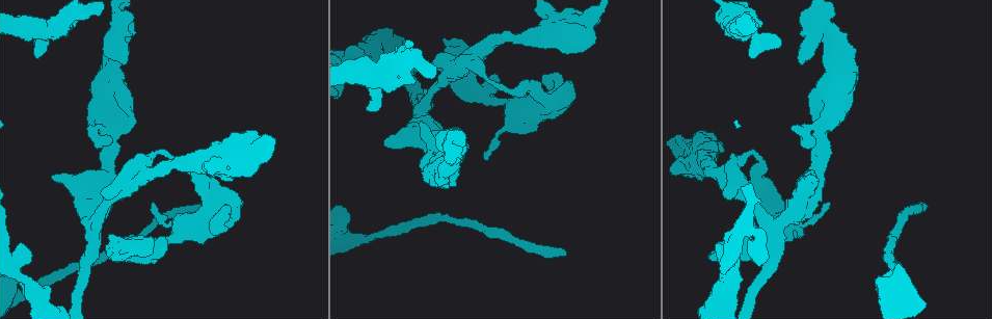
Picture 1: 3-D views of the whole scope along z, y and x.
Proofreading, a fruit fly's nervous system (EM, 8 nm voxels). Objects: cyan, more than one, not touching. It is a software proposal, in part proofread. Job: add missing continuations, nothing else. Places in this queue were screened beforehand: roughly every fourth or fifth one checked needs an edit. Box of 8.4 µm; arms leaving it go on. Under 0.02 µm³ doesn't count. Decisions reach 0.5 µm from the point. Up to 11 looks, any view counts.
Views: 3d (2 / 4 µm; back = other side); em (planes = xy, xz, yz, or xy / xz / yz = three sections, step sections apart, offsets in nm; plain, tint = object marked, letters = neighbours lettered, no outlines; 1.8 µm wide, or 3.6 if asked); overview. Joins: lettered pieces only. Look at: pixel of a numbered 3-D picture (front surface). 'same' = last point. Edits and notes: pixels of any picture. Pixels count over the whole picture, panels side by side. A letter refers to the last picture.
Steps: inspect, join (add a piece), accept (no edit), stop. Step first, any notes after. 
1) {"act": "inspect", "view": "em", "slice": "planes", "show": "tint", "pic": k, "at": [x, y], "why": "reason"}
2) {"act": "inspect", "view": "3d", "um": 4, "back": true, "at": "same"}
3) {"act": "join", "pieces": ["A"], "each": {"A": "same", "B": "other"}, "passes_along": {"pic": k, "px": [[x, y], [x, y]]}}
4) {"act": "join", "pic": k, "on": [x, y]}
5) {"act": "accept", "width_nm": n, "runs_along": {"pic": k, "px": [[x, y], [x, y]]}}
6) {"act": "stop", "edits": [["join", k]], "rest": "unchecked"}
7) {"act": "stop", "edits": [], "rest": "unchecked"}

{"act": "inspect", "view": "3d", "um": 4, "pic": 1, "at": [731, 289], "why": "abrupt turn"}

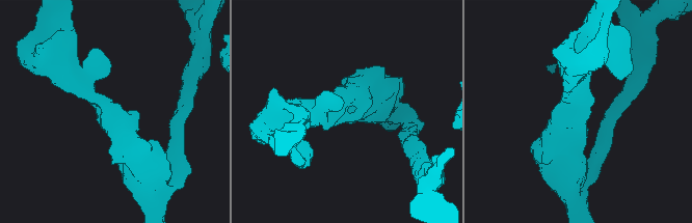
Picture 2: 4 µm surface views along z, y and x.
{"act": "inspect", "view": "em", "slice": "planes", "show": "tint", "pic": 2, "at": [337, 116]}

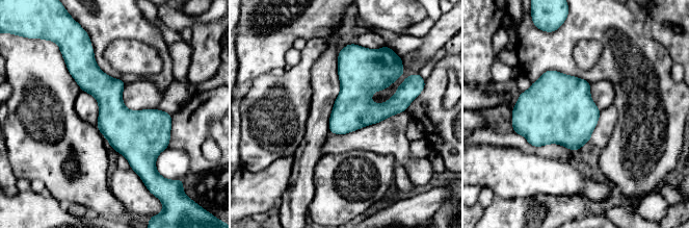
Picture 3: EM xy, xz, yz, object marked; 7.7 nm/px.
{"act": "inspect", "view": "em", "slice": "planes", "show": "letters", "at": "same", "why": "see the neighbours"}

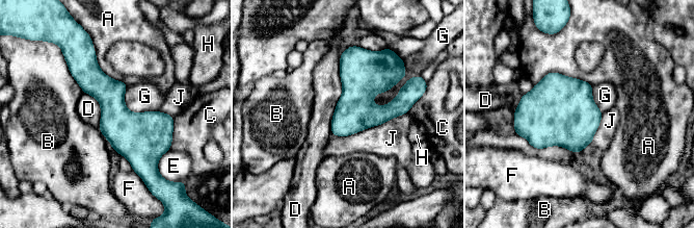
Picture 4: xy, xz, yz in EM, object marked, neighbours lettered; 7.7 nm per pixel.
{"act": "accept", "longest_contact_nm": ["D", 650], "each": {"A": "other", "B": "other", "C": "other", "D": "other", "E": "other", "F": "other", "G": "other", "H": "other", "J": "other"}, "border": {"pic": 4, "px": [[126, 86], [131, 111], [158, 111]]}, "found": "no lettered piece goes on from it"}

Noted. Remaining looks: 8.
{"act": "inspect", "view": "3d", "um": 4, "pic": 1, "at": [244, 176], "why": "free end"}

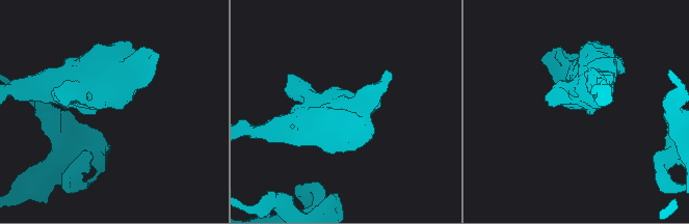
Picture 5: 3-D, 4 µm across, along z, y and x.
{"act": "inspect", "view": "em", "um": 3.6, "slice": "planes", "show": "letters", "pic": 5, "at": [115, 108]}

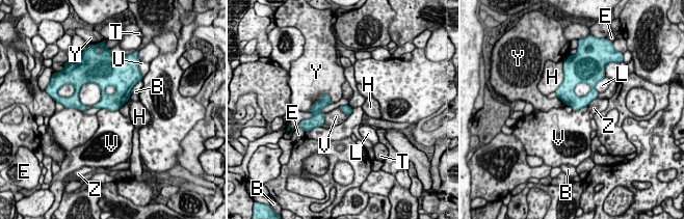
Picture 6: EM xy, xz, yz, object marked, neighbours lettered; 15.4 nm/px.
{"act": "accept", "each": {"B": "other", "E": "other", "H": "other", "L": "other", "T": "other", "U": "other", "V": "other", "Y": "other", "Z": "other"}, "border": {"pic": 6, "px": [[100, 108], [119, 110]]}, "found": "no lettered piece goes on from it"}

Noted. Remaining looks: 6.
{"act": "inspect", "view": "em", "slice": "planes", "show": "plain", "pic": 1, "at": [88, 15]}

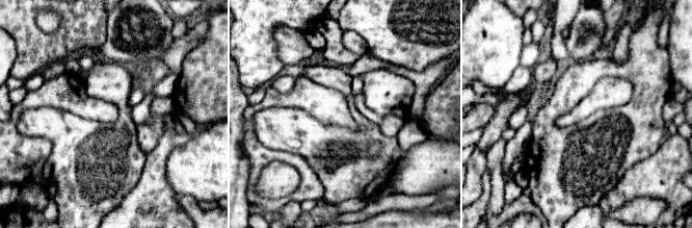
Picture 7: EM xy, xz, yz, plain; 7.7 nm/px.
{"act": "inspect", "view": "em", "slice": "planes", "show": "tint", "at": "same"}

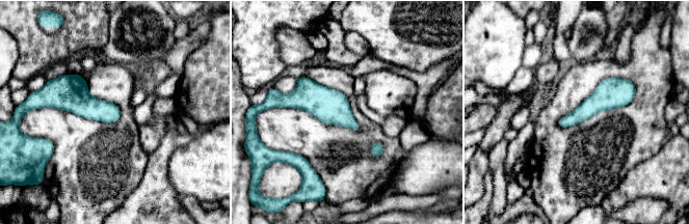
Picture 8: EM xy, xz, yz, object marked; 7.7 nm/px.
{"act": "inspect", "view": "em", "slice": "planes", "show": "letters", "at": "same", "why": "what lies round it"}

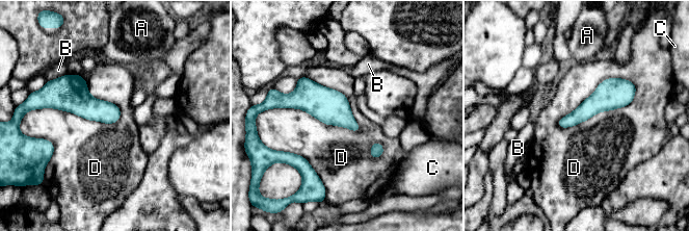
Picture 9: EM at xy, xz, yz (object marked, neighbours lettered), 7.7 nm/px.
{"act": "accept", "each": {"A": "other", "B": "other", "C": "other", "D": "other"}, "found": "no lettered piece goes on from it"}

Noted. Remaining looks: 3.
{"act": "inspect", "view": "3d", "um": 4, "pic": 1, "at": [366, 109], "why": "branch stops here"}

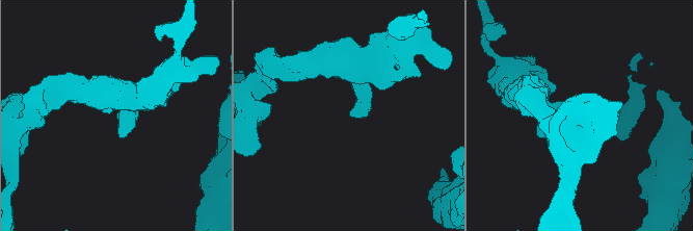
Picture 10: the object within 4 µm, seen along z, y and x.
{"act": "inspect", "view": "em", "slice": "planes", "show": "letters", "pic": 10, "at": [117, 115]}

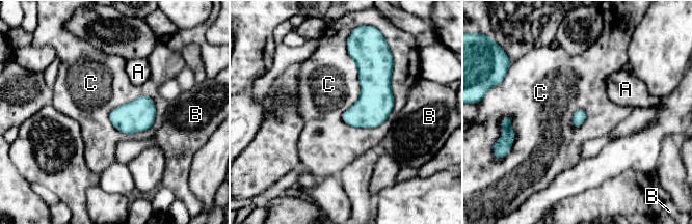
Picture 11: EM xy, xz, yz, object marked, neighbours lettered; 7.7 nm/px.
{"act": "accept", "each": {"A": "other", "B": "other", "C": "other"}, "border": {"pic": 11, "px": [[346, 45], [378, 127]]}, "found": "no lettered piece goes on from it"}

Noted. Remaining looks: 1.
{"act": "stop", "edits": [], "rest": "unchecked"}

